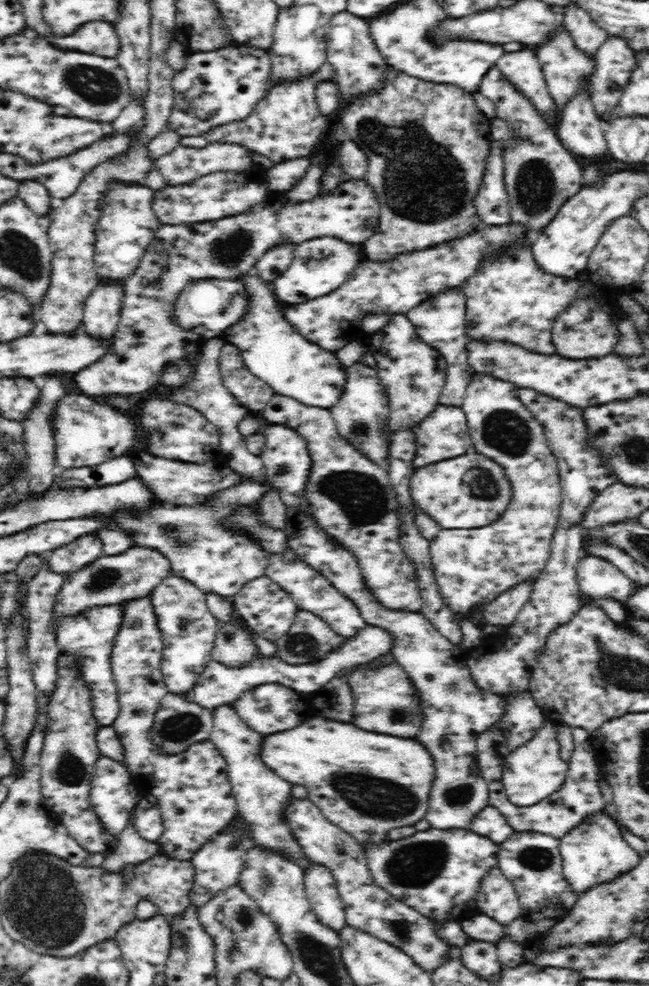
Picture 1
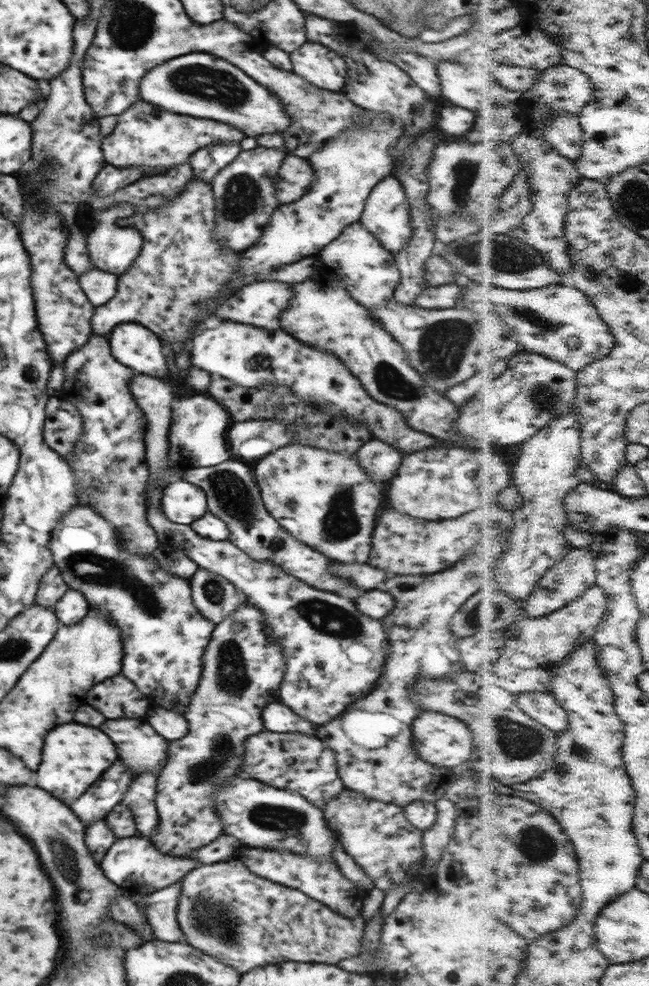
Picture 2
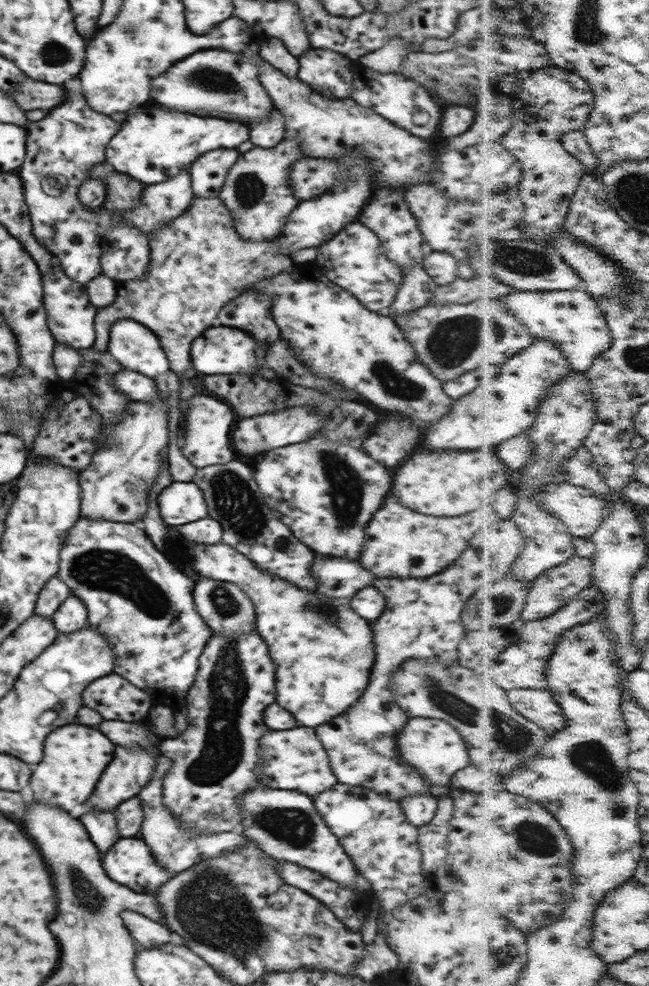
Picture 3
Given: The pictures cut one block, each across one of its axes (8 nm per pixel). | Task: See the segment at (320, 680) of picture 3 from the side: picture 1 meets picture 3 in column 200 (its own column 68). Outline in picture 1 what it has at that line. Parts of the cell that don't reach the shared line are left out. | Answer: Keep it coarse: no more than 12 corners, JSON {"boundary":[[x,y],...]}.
{"boundary":[[96,533],[51,551],[48,568],[63,576],[104,555]]}

